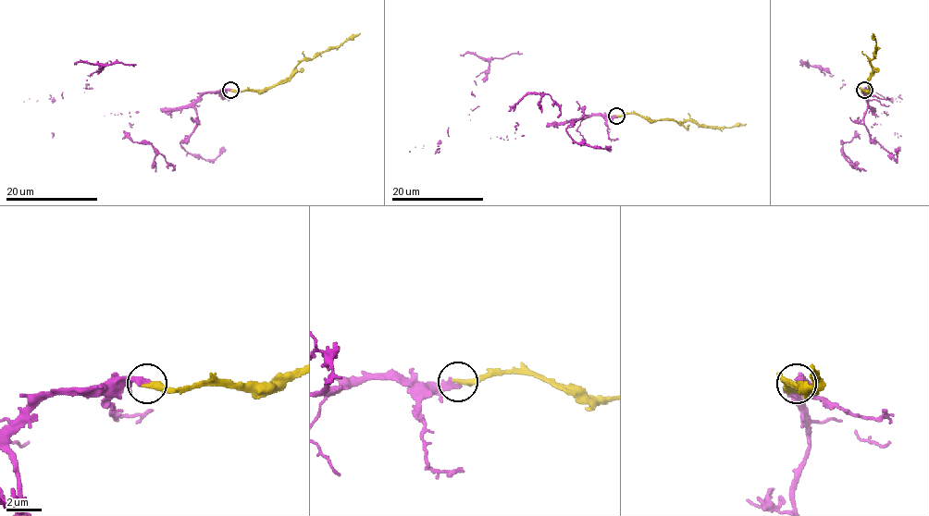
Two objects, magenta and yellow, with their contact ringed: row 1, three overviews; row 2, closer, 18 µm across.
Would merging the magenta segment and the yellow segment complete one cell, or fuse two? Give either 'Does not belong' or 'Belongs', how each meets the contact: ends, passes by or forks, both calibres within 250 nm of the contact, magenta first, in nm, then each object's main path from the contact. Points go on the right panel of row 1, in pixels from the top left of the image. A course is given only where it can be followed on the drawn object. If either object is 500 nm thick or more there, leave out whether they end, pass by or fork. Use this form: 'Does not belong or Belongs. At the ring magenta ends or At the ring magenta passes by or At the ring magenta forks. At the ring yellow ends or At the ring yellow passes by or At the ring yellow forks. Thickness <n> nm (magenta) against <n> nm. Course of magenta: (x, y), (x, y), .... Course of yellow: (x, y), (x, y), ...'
Belongs. At the ring magenta ends. At the ring yellow ends. Thickness 360 nm (magenta) against 360 nm. Course of magenta: (865, 90), (869, 105), (876, 116), (887, 115), (842, 79), (823, 74), (807, 63), (802, 65). Course of yellow: (864, 90), (872, 70), (870, 60), (875, 51), (872, 32)

